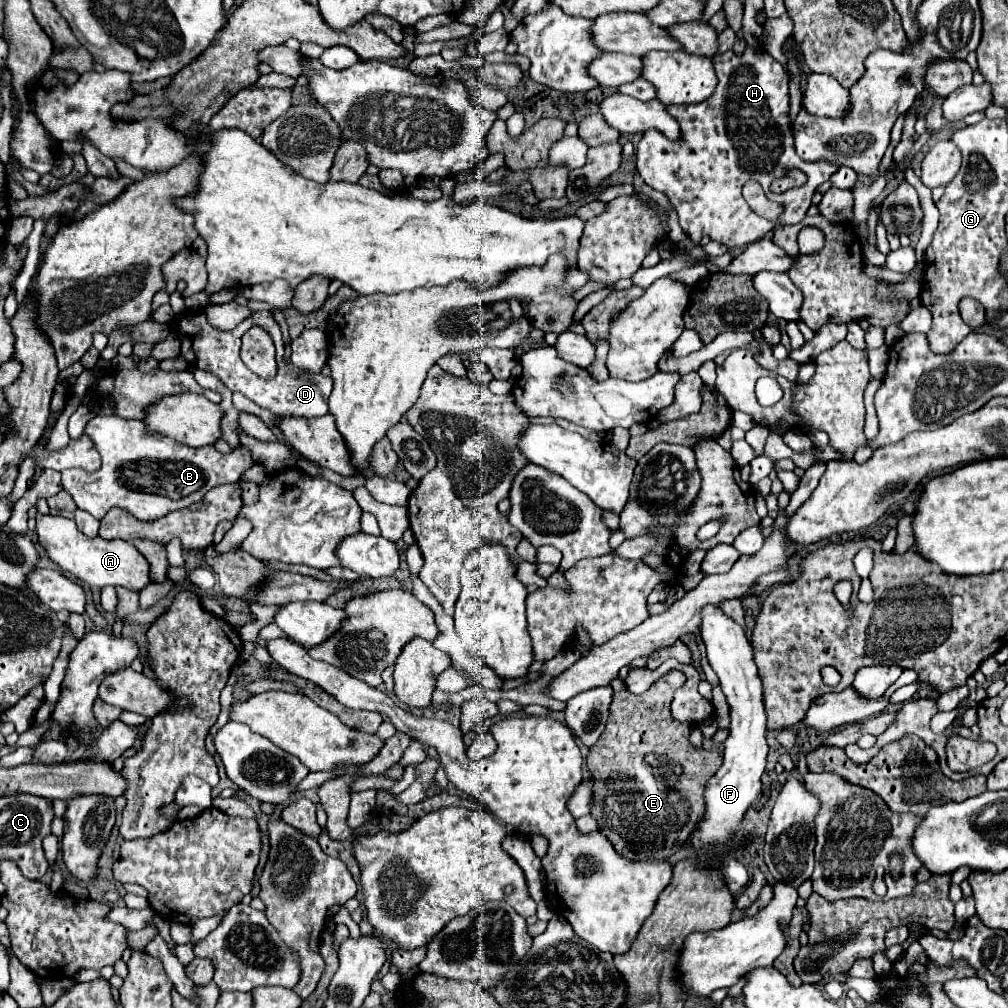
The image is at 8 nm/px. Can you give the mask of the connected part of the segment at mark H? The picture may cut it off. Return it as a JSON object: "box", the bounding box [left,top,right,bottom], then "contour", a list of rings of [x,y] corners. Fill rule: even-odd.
{"box":[637,48,841,249],"contour":[[[745,48],[743,56],[735,56],[733,52],[723,52],[717,58],[713,58],[715,70],[717,70],[717,90],[713,98],[701,102],[701,104],[685,104],[685,106],[669,106],[669,114],[681,122],[681,132],[685,134],[685,142],[669,142],[663,134],[657,134],[655,130],[649,130],[649,134],[643,134],[639,146],[637,146],[637,172],[641,174],[643,182],[651,186],[653,190],[663,192],[671,206],[679,214],[681,228],[689,234],[689,238],[699,244],[701,236],[709,236],[725,244],[729,249],[743,248],[745,244],[761,240],[767,232],[771,232],[777,224],[797,224],[805,218],[813,192],[827,182],[841,164],[837,162],[805,162],[797,156],[793,148],[793,130],[789,120],[789,76],[783,70],[783,66],[771,58],[767,52],[755,54],[751,48]],[[799,168],[807,174],[807,184],[789,190],[785,194],[779,194],[779,204],[785,206],[779,220],[765,220],[757,216],[749,204],[741,196],[741,188],[745,182],[755,180],[769,188],[771,180],[781,178],[785,170]]]}

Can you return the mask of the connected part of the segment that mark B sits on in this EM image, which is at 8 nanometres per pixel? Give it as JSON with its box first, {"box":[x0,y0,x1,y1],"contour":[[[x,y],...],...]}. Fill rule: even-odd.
{"box":[63,414,259,520],"contour":[[[103,414],[89,420],[85,434],[93,438],[97,452],[101,454],[101,470],[93,474],[85,474],[85,470],[63,470],[63,488],[73,496],[81,510],[97,520],[115,506],[131,512],[139,520],[163,518],[169,512],[201,502],[203,496],[219,484],[237,482],[243,472],[259,464],[245,446],[223,456],[213,446],[191,448],[149,430],[143,422]]]}

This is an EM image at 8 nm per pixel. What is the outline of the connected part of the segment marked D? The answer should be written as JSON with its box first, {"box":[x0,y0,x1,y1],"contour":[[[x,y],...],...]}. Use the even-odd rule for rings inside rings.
{"box":[175,310,333,418],"contour":[[[263,310],[263,312],[255,312],[251,318],[247,318],[245,322],[241,322],[237,328],[233,328],[231,332],[221,332],[219,338],[217,332],[205,322],[203,312],[187,312],[175,318],[177,324],[177,338],[181,340],[181,356],[187,362],[193,362],[195,366],[201,366],[203,370],[209,370],[213,374],[217,374],[221,378],[221,382],[231,390],[231,392],[241,392],[243,396],[247,396],[249,400],[253,400],[257,406],[271,410],[277,416],[299,416],[299,418],[319,418],[329,414],[329,394],[333,388],[333,380],[323,374],[309,374],[301,368],[297,368],[293,362],[285,360],[285,350],[283,350],[283,338],[281,338],[281,330],[277,326],[277,322],[273,320],[271,312]],[[251,326],[261,326],[265,332],[269,332],[269,336],[275,342],[275,350],[277,350],[277,376],[275,378],[261,378],[255,372],[249,372],[249,368],[243,364],[239,350],[241,350],[241,336],[251,328]]]}

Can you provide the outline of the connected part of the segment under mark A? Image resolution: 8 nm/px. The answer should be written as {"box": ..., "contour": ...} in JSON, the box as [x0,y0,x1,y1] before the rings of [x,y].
{"box":[37,514,149,592],"contour":[[[37,514],[37,536],[39,544],[47,550],[49,558],[63,568],[63,572],[87,582],[89,586],[123,586],[133,592],[141,592],[149,584],[149,562],[139,554],[139,550],[125,540],[105,540],[105,538],[85,538],[73,520],[63,516],[43,516]]]}

